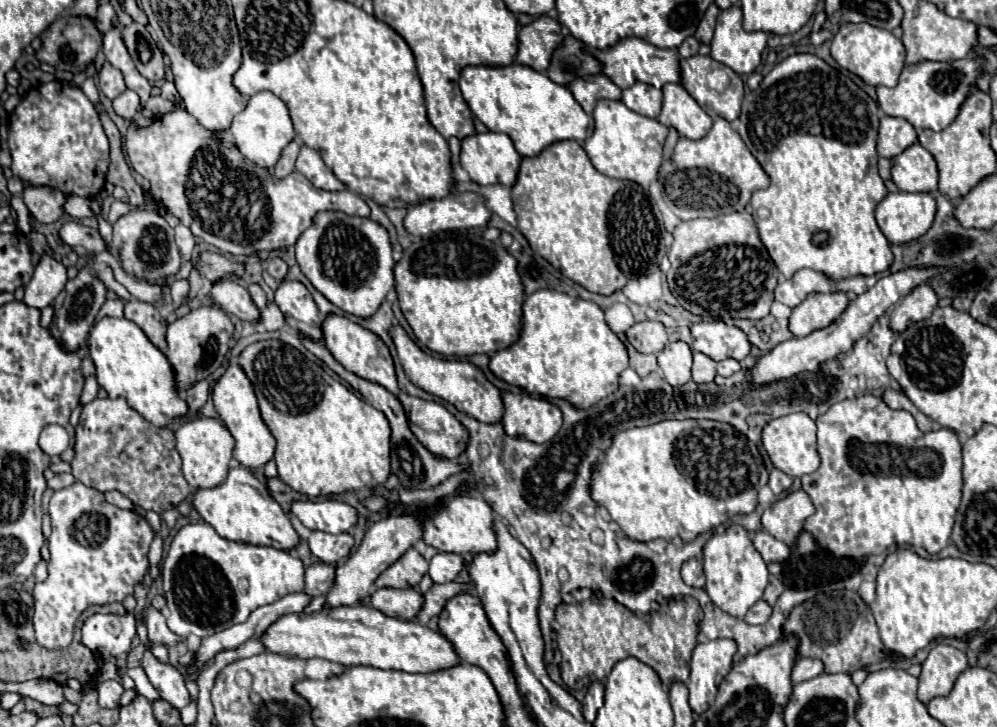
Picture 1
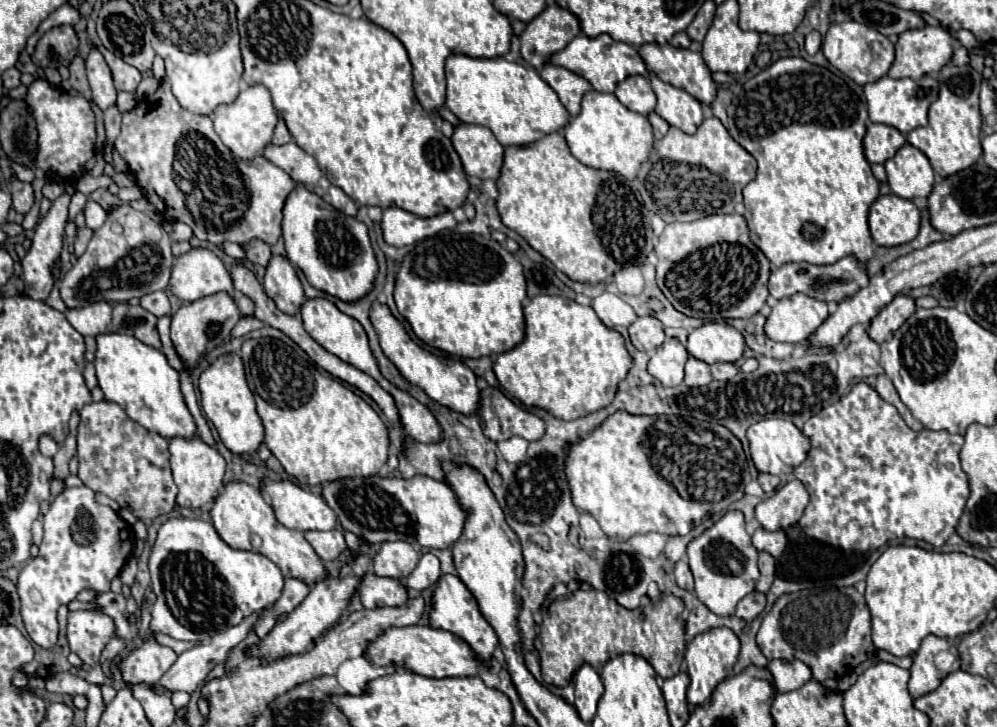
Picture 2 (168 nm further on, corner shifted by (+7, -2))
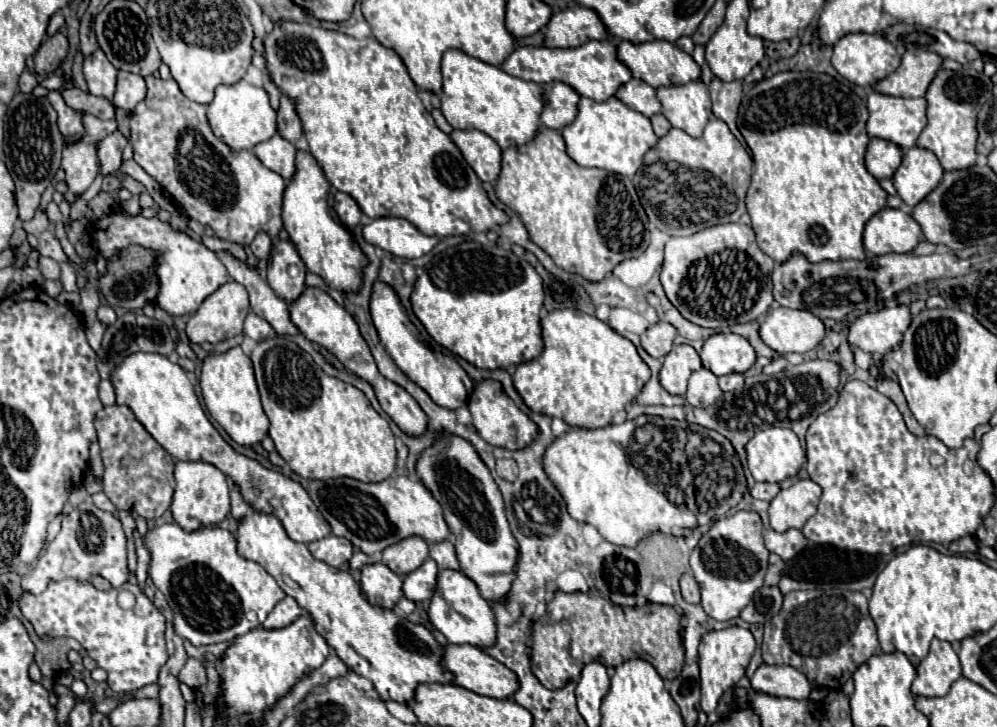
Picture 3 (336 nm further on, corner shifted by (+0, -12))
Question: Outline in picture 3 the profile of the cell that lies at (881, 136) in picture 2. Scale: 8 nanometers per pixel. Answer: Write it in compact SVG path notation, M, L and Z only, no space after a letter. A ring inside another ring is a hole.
M870 138L866 150L866 168L874 178L878 180L892 178L900 162L902 162L902 148L898 144L882 138Z

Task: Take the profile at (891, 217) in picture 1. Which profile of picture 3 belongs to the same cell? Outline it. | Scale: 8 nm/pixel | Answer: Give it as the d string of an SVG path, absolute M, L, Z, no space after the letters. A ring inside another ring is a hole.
M886 206L868 220L864 248L876 256L906 254L918 246L920 236L920 224L908 212Z

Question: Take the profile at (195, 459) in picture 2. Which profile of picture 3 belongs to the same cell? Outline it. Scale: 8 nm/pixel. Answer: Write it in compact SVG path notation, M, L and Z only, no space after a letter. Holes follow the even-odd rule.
M178 460L176 470L174 470L174 478L176 478L176 490L174 490L170 510L174 514L174 520L184 530L196 530L202 526L222 522L226 518L226 514L230 512L228 482L226 482L224 472L220 472L214 464Z

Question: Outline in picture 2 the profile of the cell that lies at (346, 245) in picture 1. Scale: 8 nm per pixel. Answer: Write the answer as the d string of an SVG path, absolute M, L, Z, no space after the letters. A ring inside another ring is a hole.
M295 186L283 206L283 238L287 258L305 272L311 286L345 302L363 298L377 274L377 260L369 242L367 226L329 206L305 186Z

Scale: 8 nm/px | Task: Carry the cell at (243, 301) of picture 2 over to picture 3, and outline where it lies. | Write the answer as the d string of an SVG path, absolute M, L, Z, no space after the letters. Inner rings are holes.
M252 312L246 316L246 322L244 322L244 334L246 336L250 336L256 342L260 342L260 340L268 338L270 332L272 332L272 326L264 318L260 318L260 316L252 314Z

